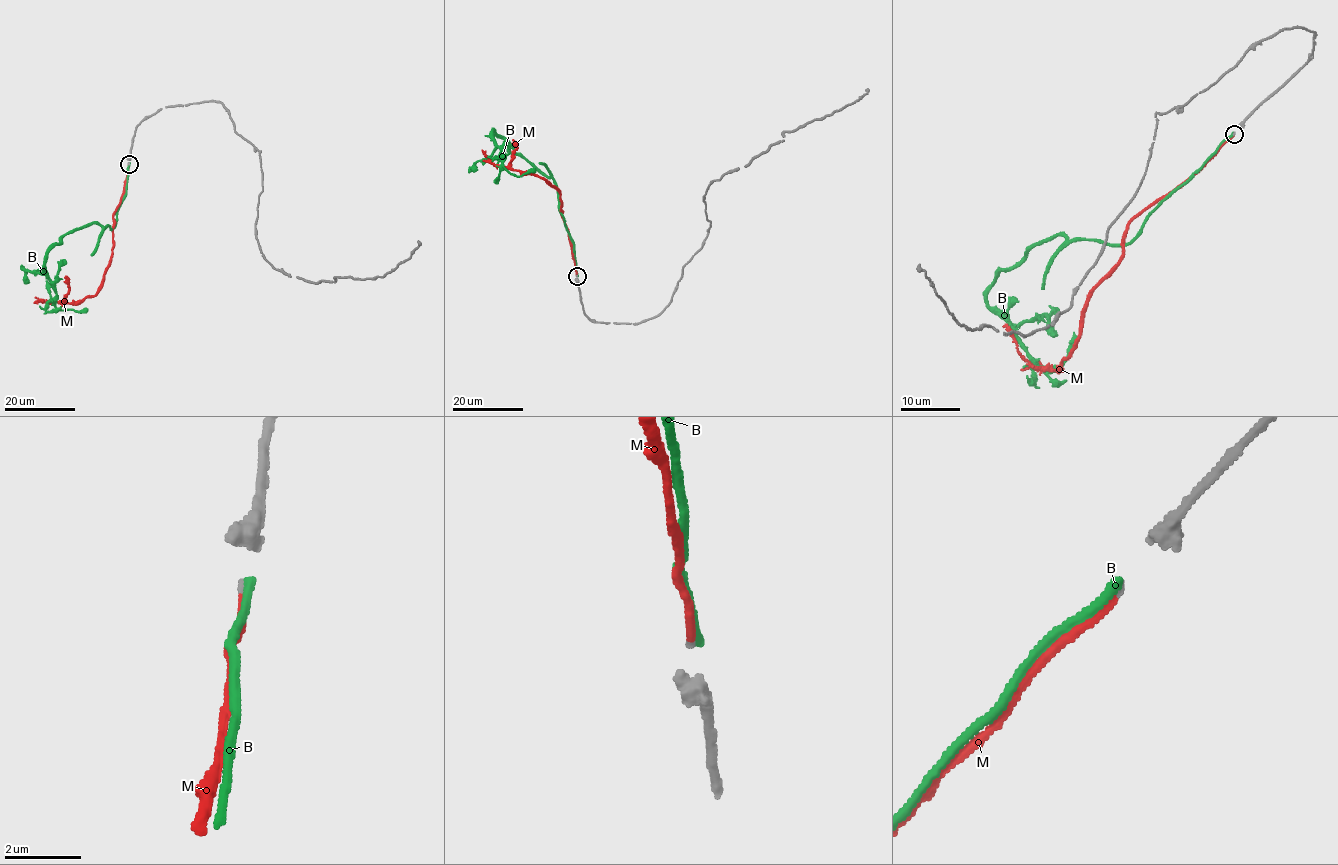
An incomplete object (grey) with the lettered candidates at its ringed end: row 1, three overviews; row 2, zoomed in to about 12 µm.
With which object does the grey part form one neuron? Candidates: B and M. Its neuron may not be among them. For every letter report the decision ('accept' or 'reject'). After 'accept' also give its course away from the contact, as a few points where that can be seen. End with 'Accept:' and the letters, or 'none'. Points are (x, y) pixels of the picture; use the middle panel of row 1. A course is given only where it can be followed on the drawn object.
B: reject
M: accept; it runs (576, 276), (568, 229), (560, 214), (560, 194), (542, 177), (509, 167), (516, 144), (513, 139)
Accept: M

